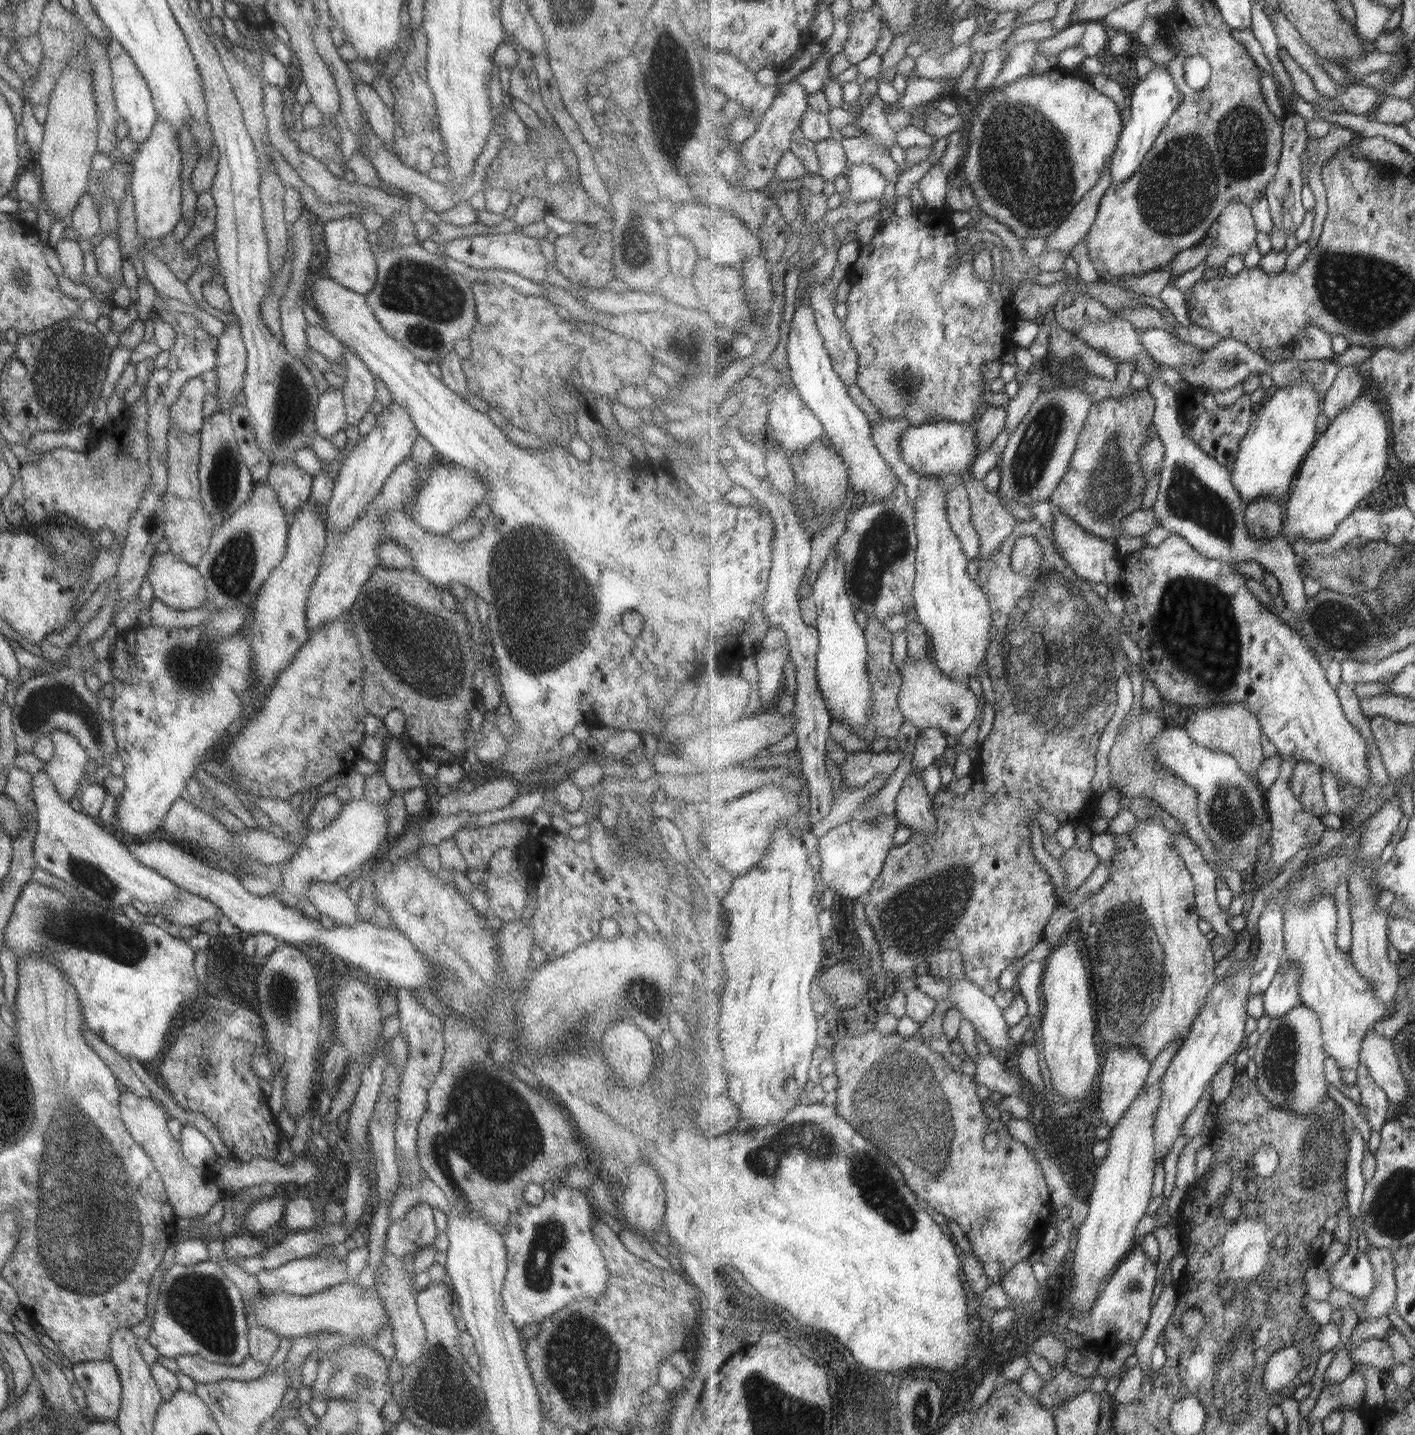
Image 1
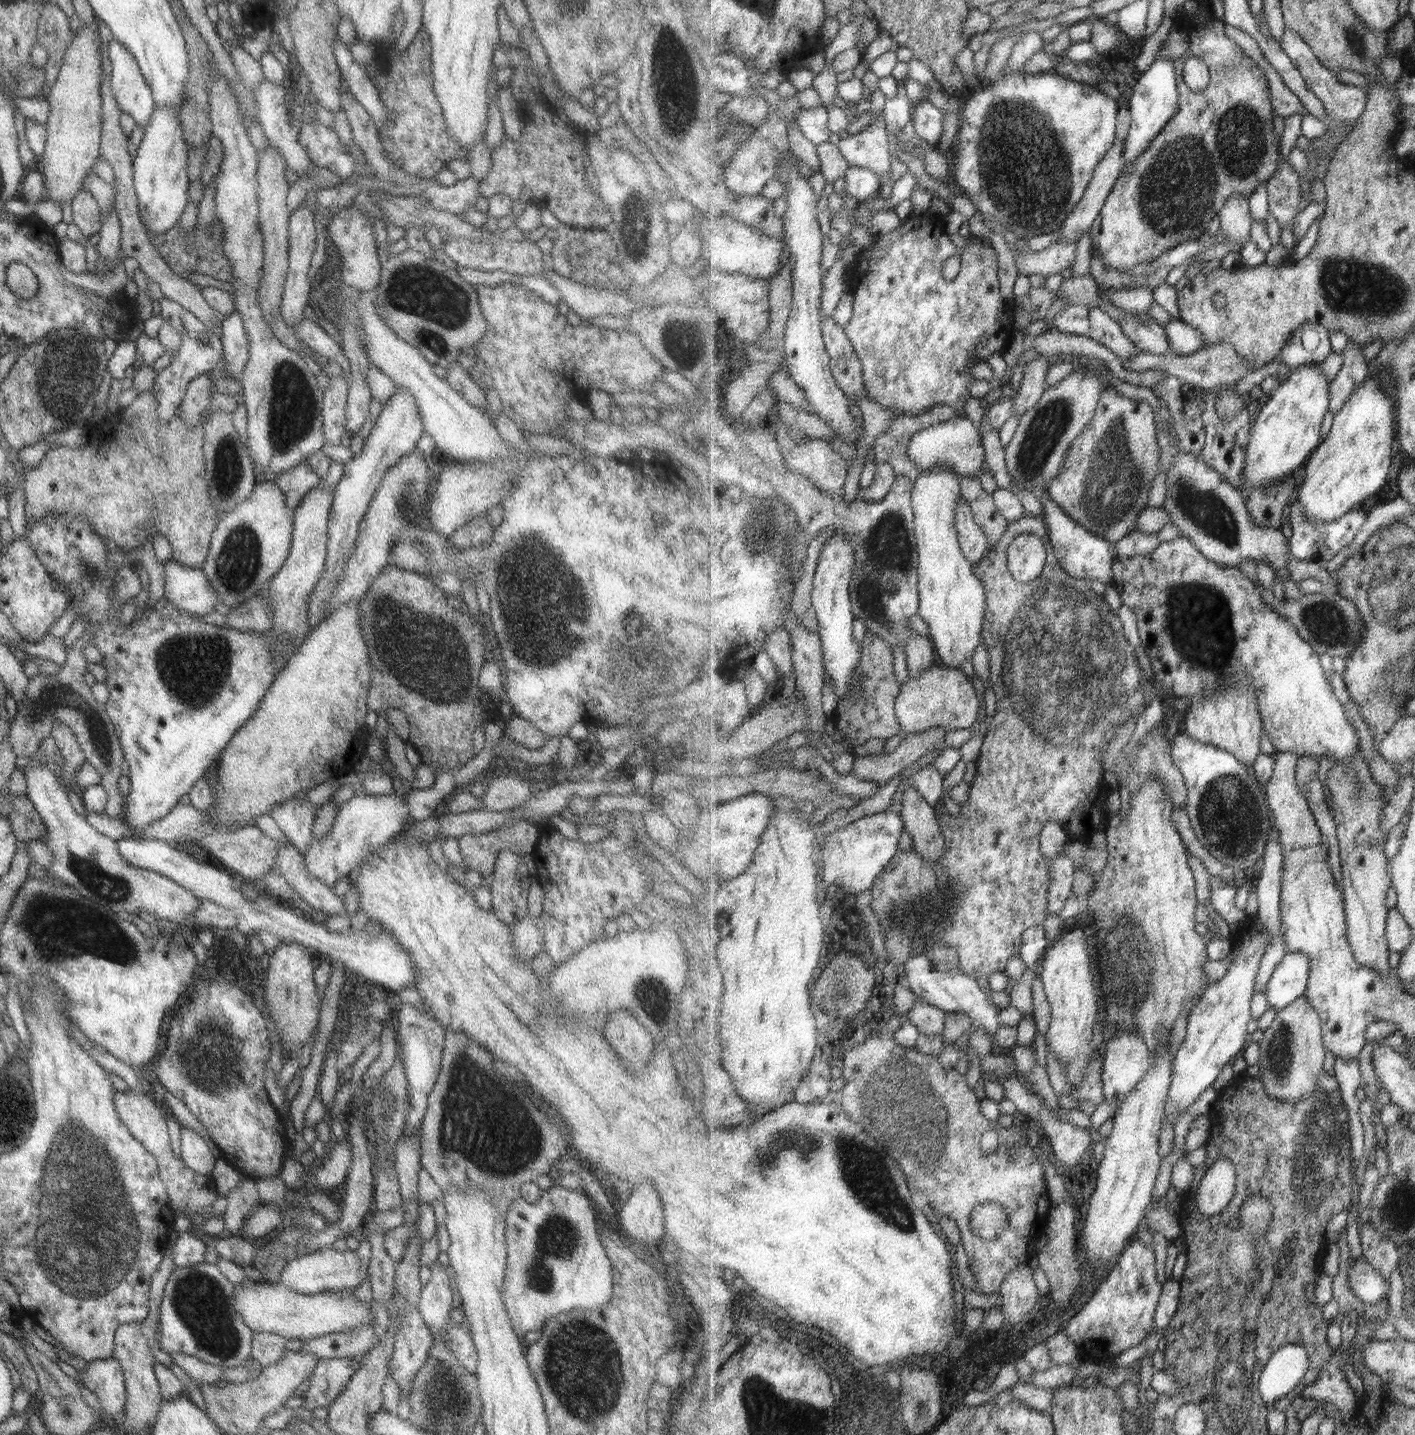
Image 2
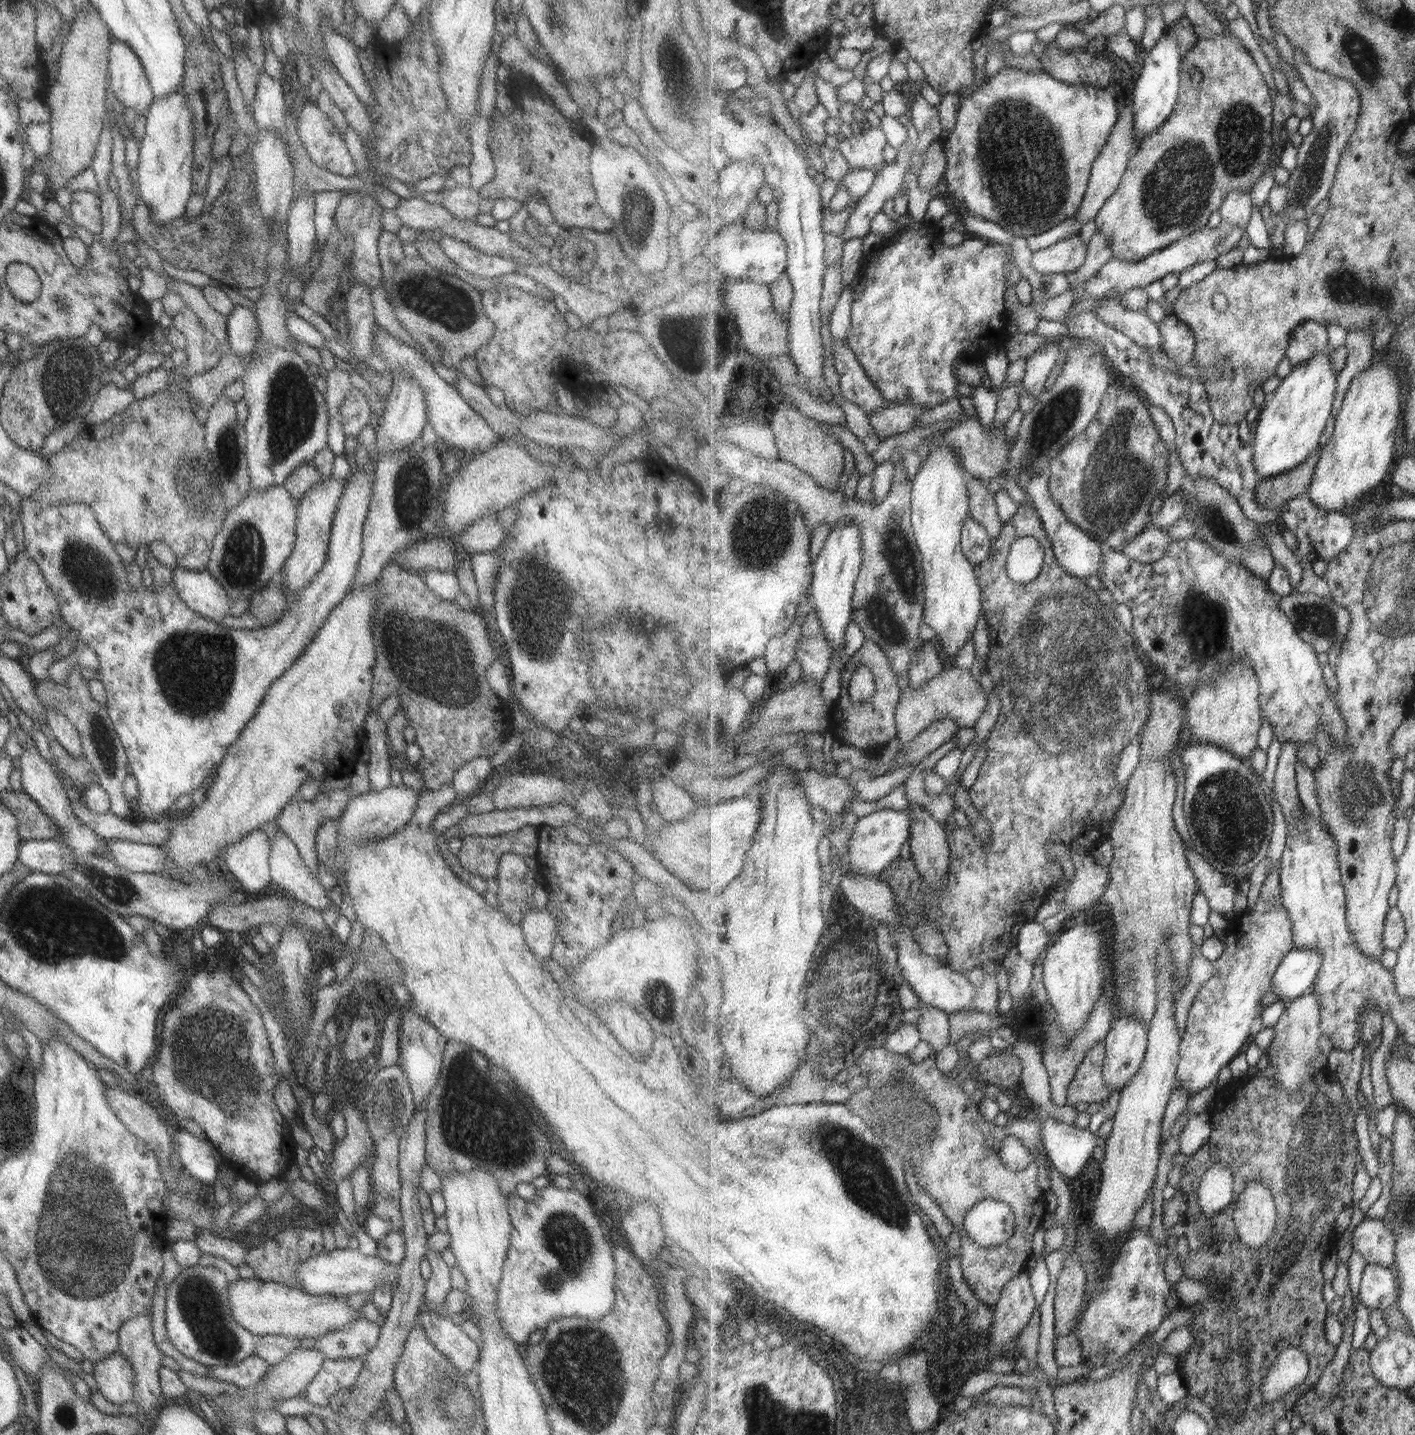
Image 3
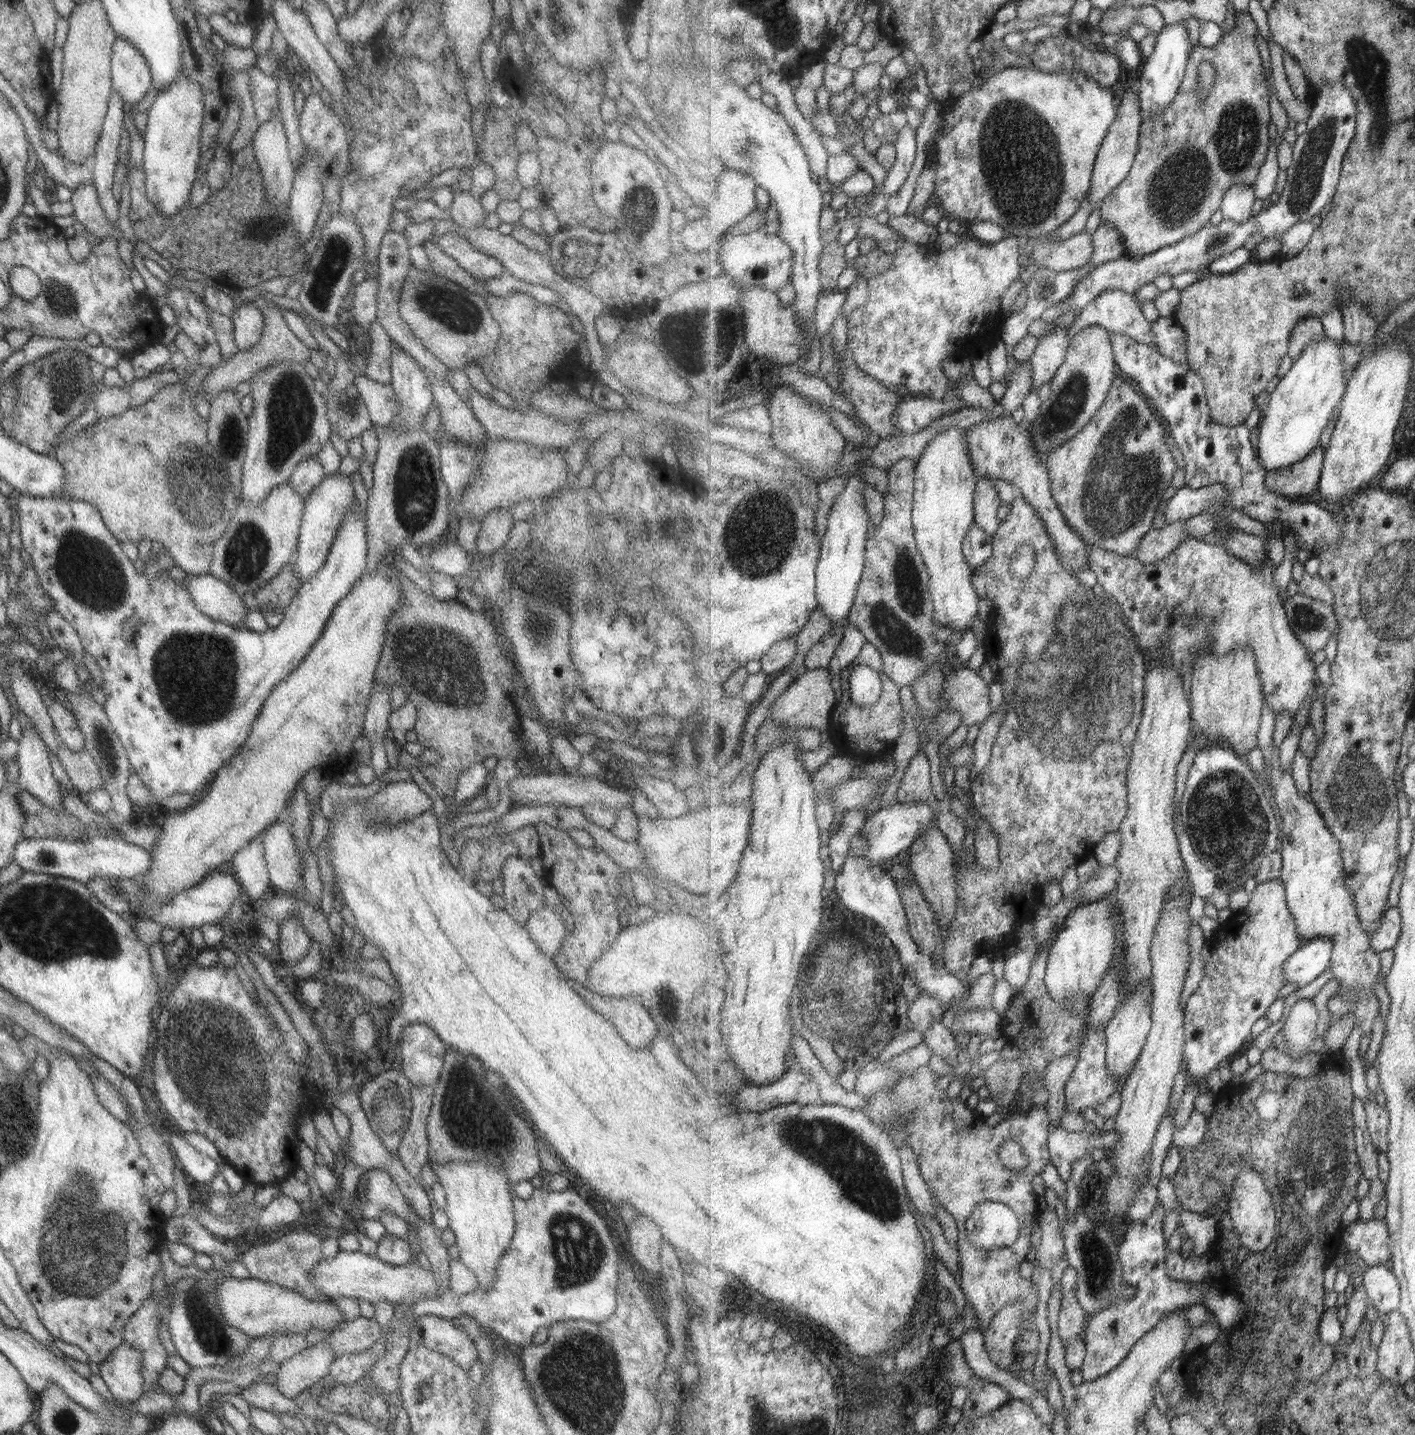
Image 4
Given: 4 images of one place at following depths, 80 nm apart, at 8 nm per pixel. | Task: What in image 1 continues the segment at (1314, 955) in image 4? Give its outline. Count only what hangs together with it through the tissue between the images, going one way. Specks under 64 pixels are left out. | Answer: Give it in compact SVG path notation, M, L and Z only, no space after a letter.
M1287 961L1282 971L1277 973L1271 986L1264 992L1265 1015L1279 1018L1302 1003L1300 978L1303 971L1293 962Z

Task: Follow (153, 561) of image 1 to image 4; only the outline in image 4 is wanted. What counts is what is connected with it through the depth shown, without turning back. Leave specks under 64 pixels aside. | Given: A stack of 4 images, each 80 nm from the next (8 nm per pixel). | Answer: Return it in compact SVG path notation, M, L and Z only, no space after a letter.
M208 572L199 575L187 575L182 583L197 610L217 622L243 628L248 611L241 598L223 581Z

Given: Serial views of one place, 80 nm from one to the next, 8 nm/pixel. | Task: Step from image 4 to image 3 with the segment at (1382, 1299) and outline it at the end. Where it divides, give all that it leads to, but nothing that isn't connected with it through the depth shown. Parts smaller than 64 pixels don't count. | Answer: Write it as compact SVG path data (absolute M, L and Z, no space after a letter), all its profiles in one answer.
M1366 1263L1359 1298L1367 1310L1385 1311L1398 1305L1397 1282L1388 1267Z

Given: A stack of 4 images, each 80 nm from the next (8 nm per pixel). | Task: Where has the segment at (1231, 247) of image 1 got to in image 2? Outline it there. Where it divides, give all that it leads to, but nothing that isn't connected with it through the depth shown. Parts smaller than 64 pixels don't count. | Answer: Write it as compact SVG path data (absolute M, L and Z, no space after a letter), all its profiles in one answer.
M1242 194L1231 197L1219 211L1221 227L1226 243L1243 244L1250 240L1254 218L1250 209L1250 198Z

